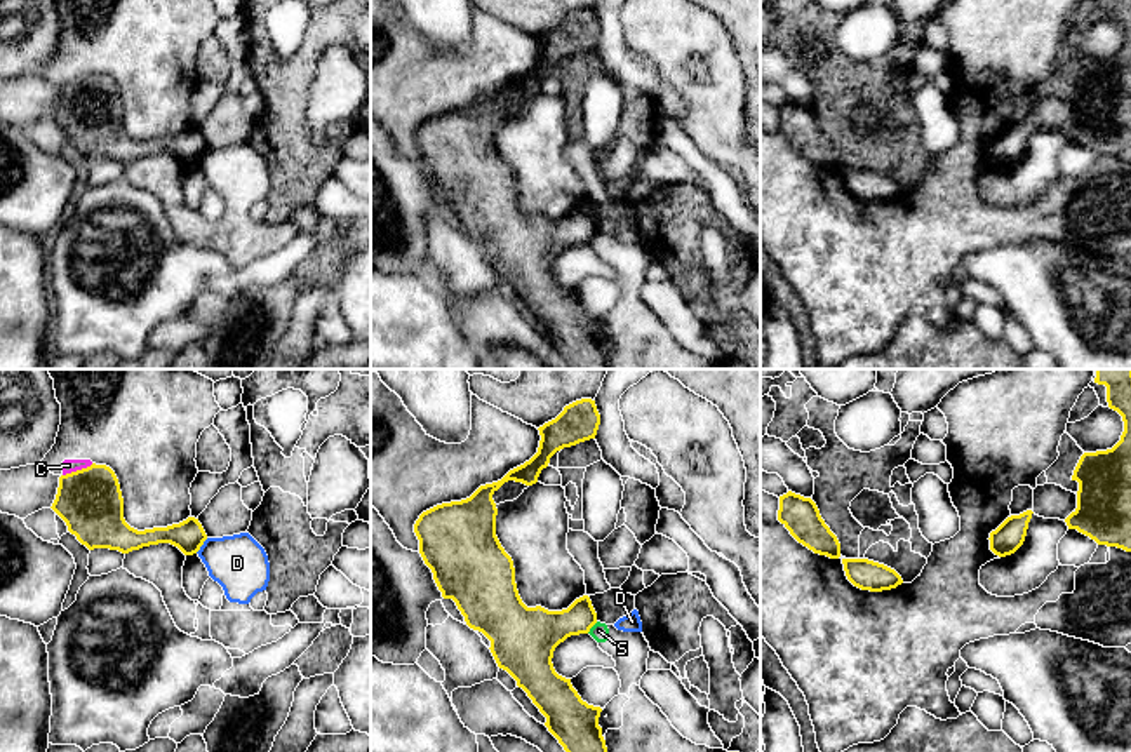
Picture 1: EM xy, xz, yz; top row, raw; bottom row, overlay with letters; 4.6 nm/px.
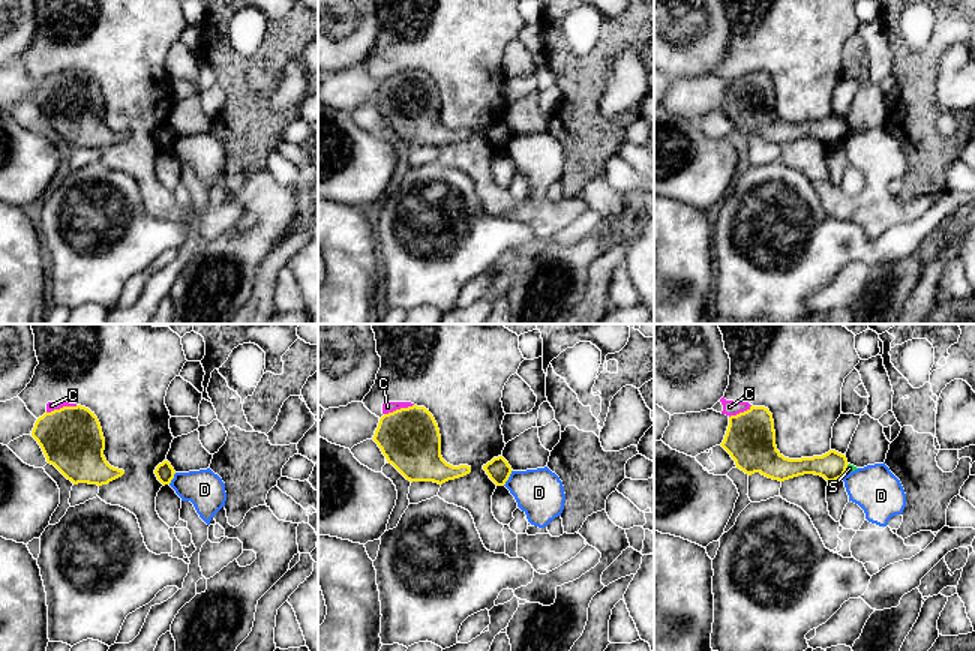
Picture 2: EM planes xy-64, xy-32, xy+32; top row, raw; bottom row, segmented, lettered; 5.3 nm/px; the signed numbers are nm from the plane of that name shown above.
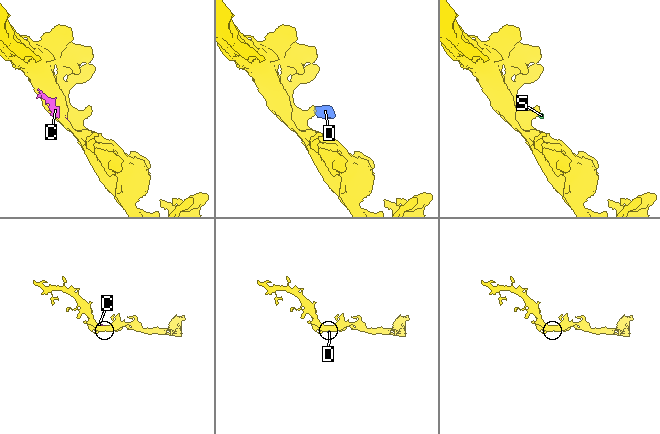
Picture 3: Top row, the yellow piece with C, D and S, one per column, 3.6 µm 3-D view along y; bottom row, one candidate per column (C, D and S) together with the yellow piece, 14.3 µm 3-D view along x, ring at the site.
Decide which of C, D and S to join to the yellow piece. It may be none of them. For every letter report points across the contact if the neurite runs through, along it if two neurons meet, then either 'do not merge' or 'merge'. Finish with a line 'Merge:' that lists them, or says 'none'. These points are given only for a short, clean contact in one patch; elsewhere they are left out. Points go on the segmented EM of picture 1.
C: do not merge
D: border xy (207, 538), (195, 552); do not merge
S: border xz (597, 622), (587, 632); do not merge
Merge: none

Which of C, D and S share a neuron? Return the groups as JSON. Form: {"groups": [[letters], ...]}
{"groups": [["C", "D", "S"]]}

